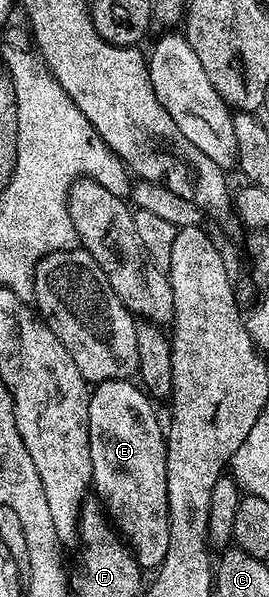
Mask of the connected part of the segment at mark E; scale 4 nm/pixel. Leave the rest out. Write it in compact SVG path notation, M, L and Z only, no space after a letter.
M133 381L99 382L93 387L88 408L88 428L90 429L90 455L92 456L92 490L99 502L102 503L109 521L116 527L119 535L124 539L130 552L142 567L143 571L154 572L162 565L164 556L168 556L168 476L166 475L166 439L164 437L163 423L158 423L154 415L155 403L151 401L141 385Z

